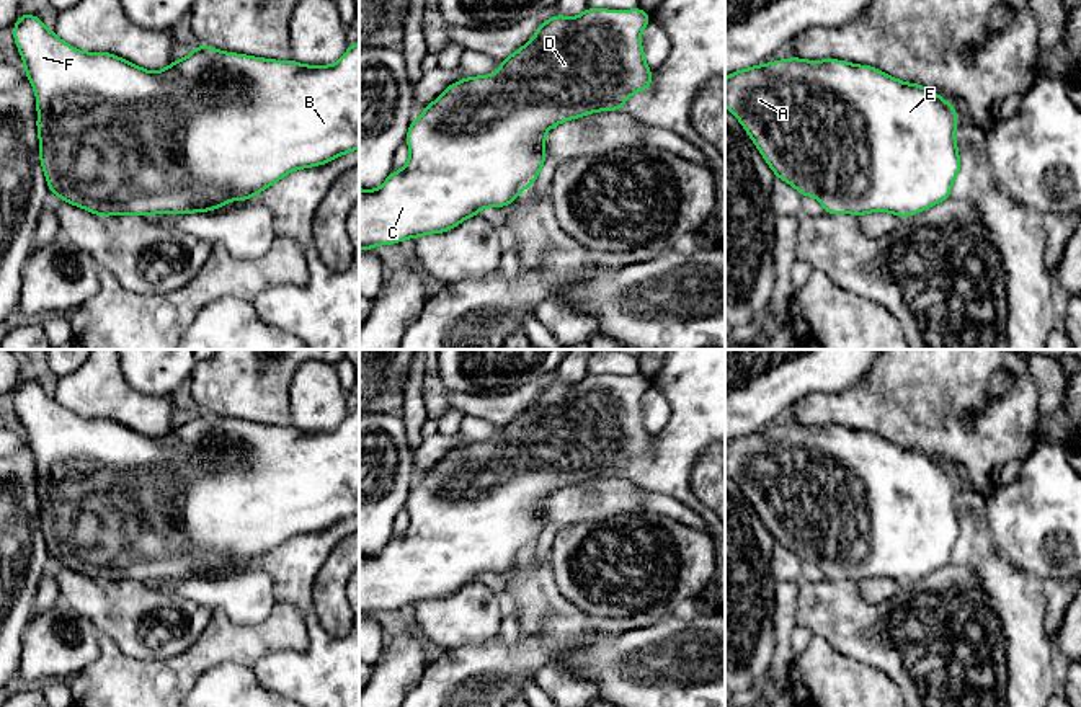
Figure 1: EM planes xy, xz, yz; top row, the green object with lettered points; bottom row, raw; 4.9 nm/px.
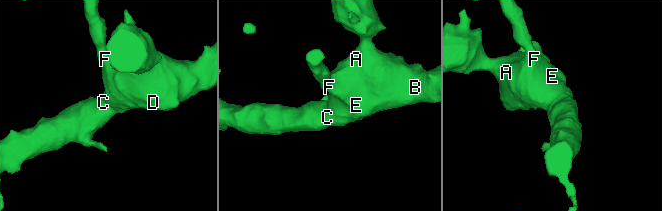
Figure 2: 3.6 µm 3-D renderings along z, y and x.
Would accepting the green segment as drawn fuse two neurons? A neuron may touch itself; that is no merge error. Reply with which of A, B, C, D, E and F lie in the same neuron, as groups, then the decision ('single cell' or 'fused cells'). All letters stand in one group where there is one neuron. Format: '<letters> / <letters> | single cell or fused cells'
A B C D E F | single cell

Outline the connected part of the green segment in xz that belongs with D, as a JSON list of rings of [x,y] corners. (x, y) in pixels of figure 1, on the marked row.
[[[642,8],[594,10],[568,18],[555,15],[544,21],[534,38],[509,57],[500,60],[496,73],[454,82],[423,114],[410,122],[407,144],[410,158],[407,165],[392,171],[377,189],[359,188],[359,248],[372,250],[376,245],[394,245],[405,238],[449,232],[462,220],[478,216],[482,207],[503,207],[518,194],[532,186],[547,160],[545,134],[550,127],[596,111],[624,109],[624,103],[637,91],[652,87],[652,69],[645,64],[640,44],[643,28],[652,16]]]

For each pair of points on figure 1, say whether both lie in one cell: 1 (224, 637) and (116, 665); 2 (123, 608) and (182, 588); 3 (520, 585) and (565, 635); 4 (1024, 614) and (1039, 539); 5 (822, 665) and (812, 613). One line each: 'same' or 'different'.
1: same
2: different
3: same
4: different
5: different

